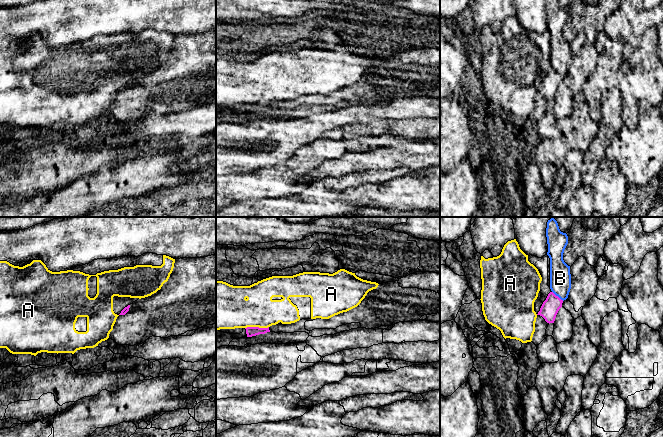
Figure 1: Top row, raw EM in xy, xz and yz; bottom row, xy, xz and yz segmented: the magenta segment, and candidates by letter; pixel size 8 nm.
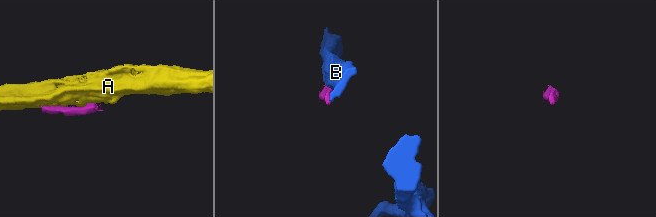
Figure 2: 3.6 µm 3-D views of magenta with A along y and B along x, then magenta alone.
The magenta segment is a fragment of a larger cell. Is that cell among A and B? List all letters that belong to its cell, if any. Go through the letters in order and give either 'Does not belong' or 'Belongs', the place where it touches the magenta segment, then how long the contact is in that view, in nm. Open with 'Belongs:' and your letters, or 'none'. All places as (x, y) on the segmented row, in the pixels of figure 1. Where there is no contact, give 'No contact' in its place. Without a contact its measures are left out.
Belongs: none
A: Does not belong. Touches magenta at xz (256, 327). Shared border 190 nm
B: Does not belong. Touches magenta at yz (557, 296). Shared border 120 nm

